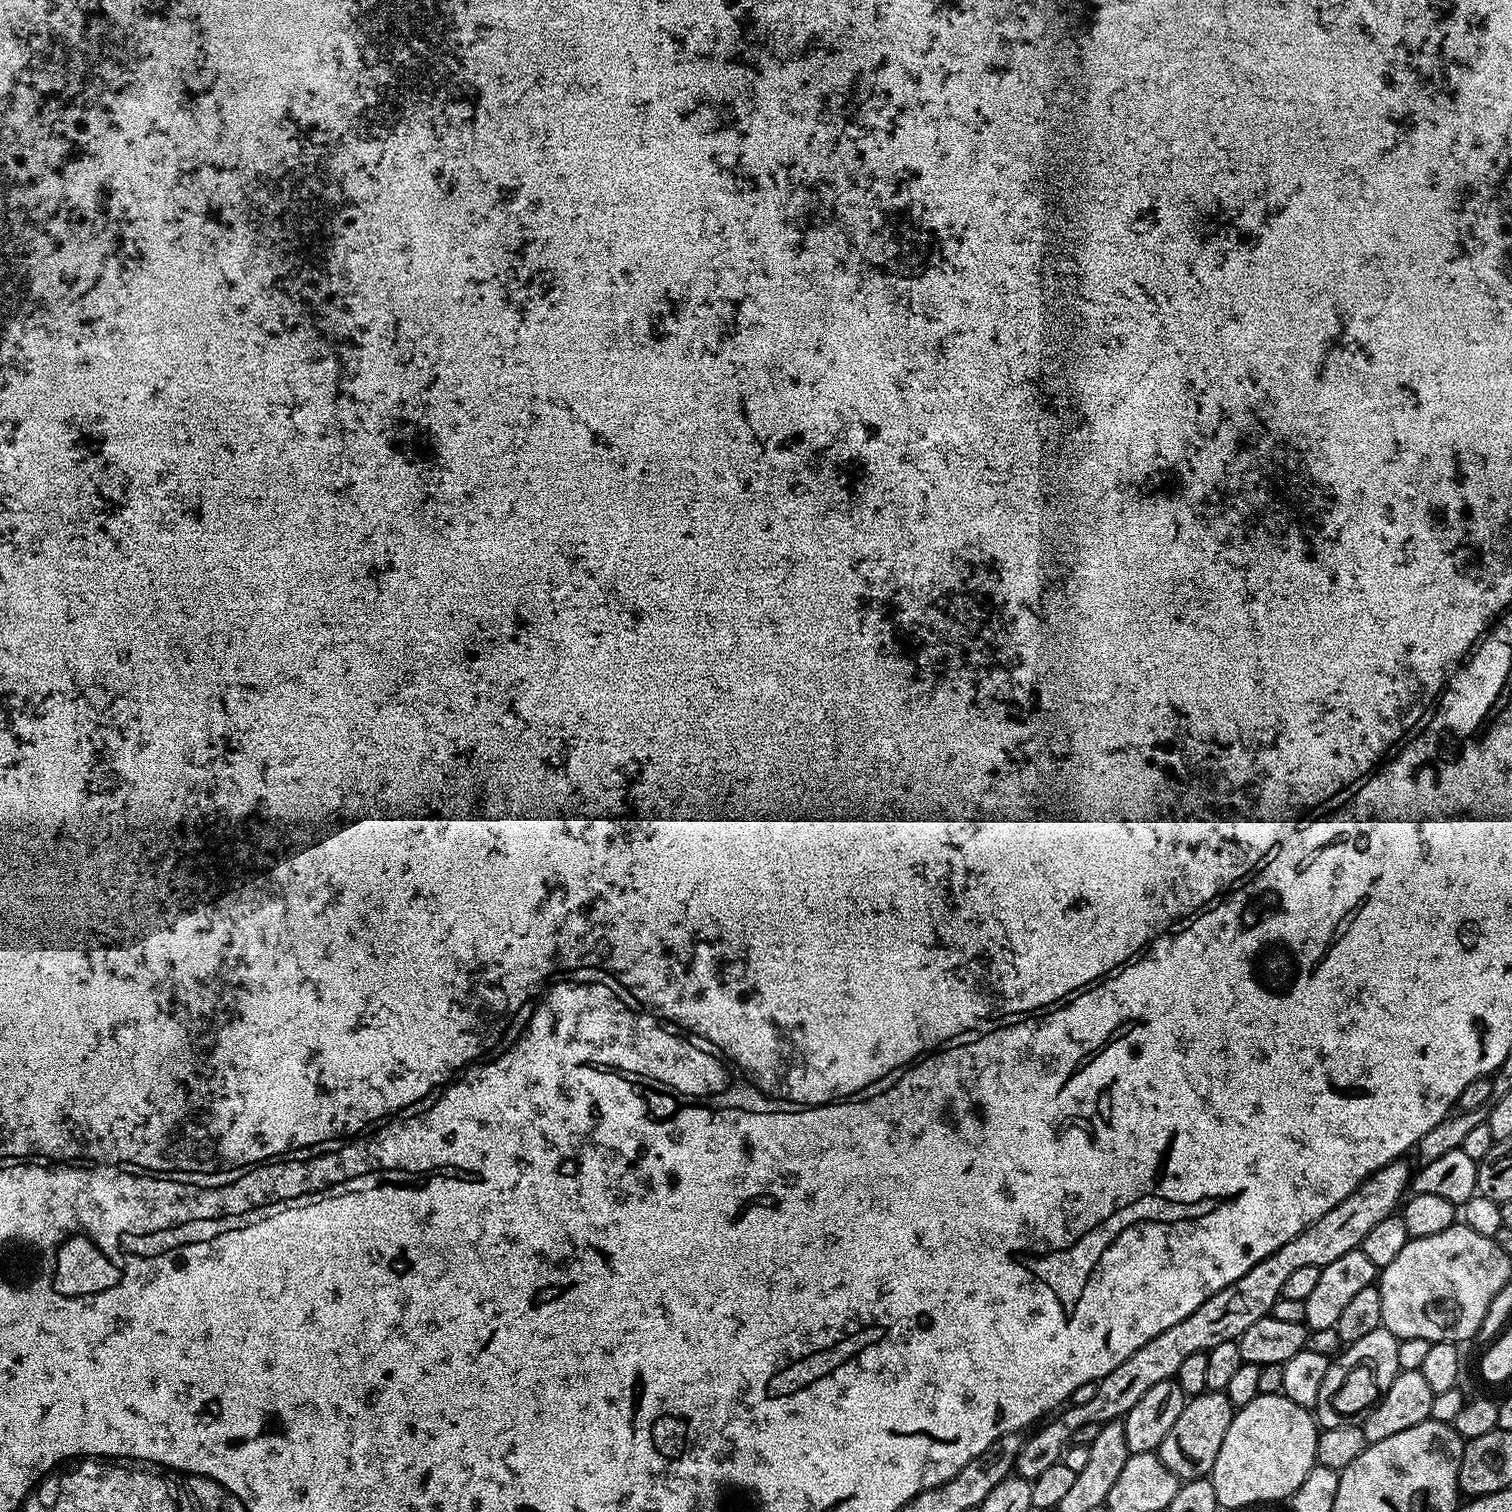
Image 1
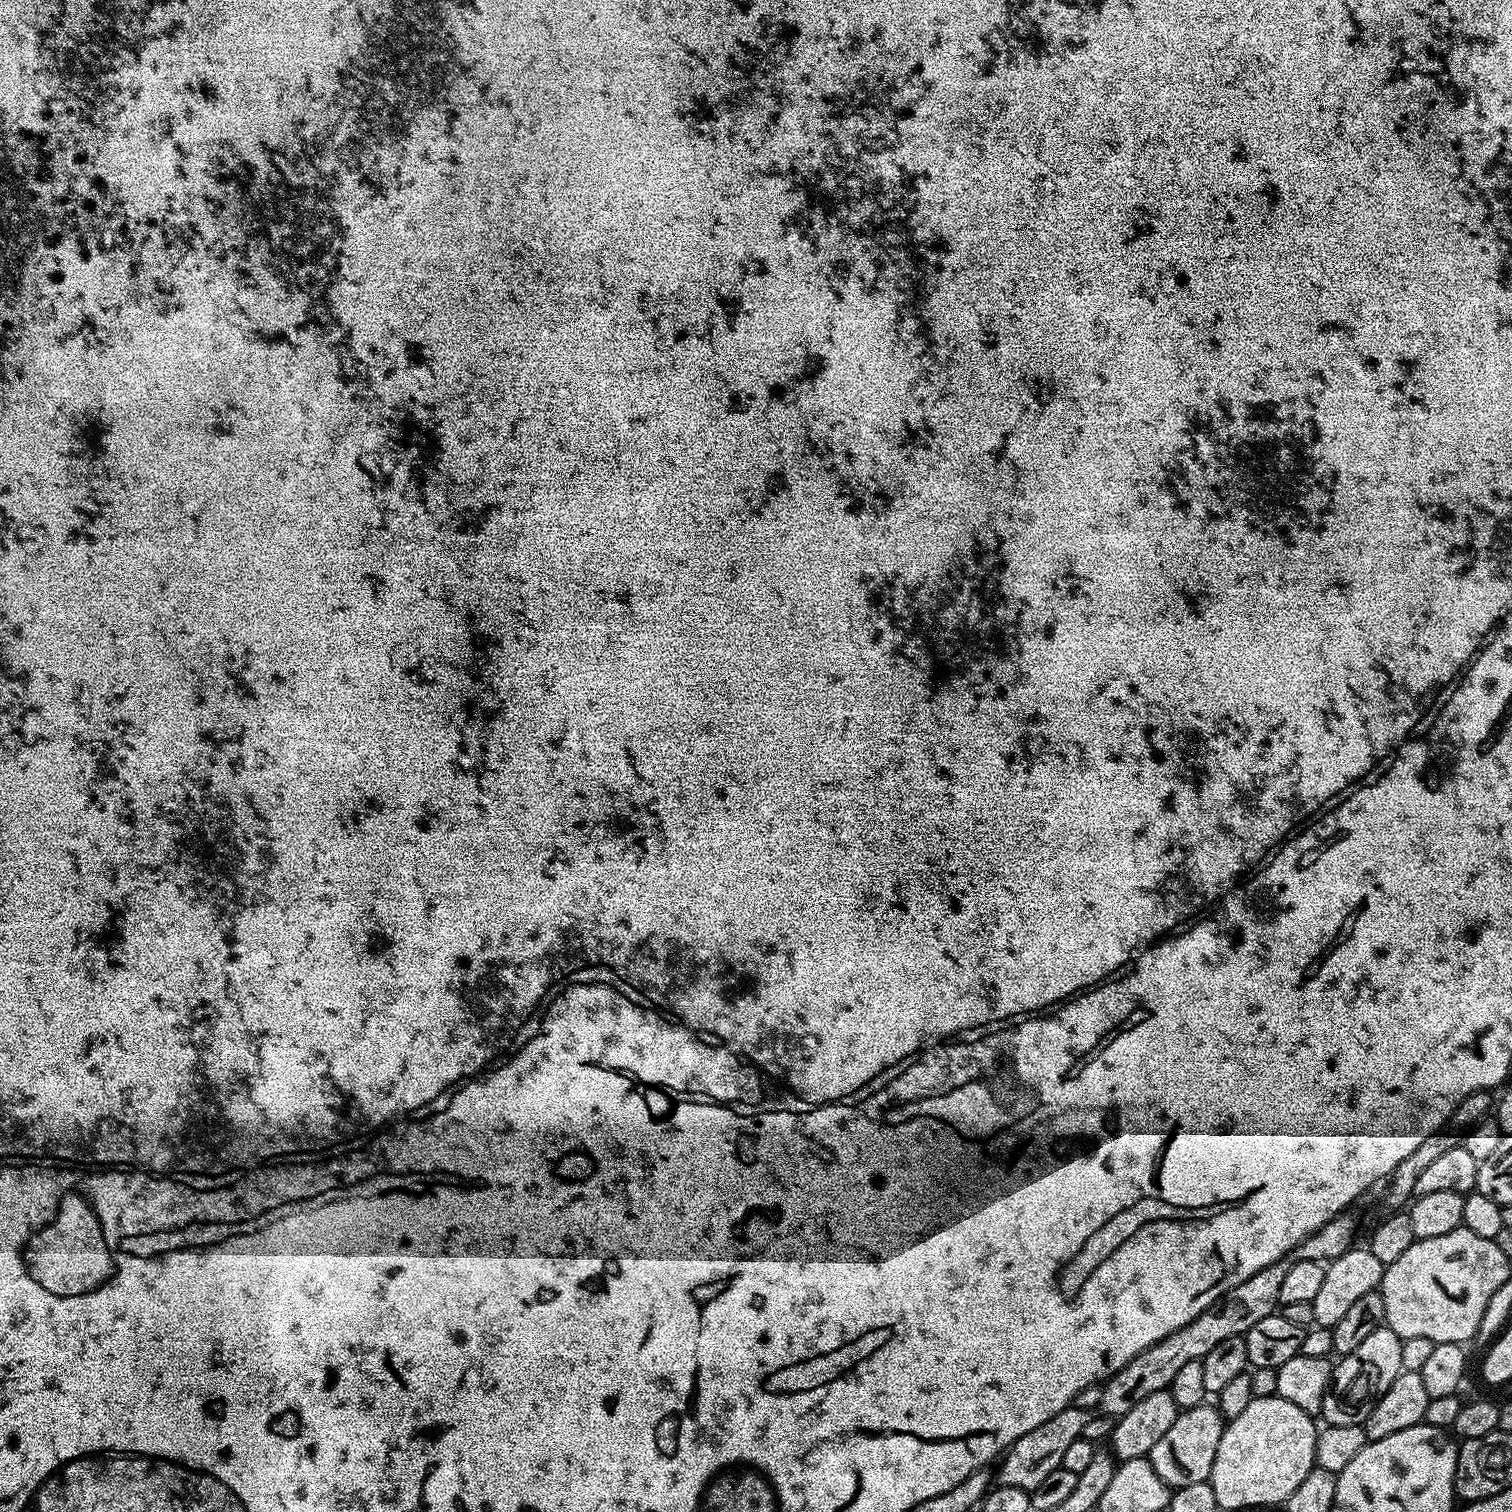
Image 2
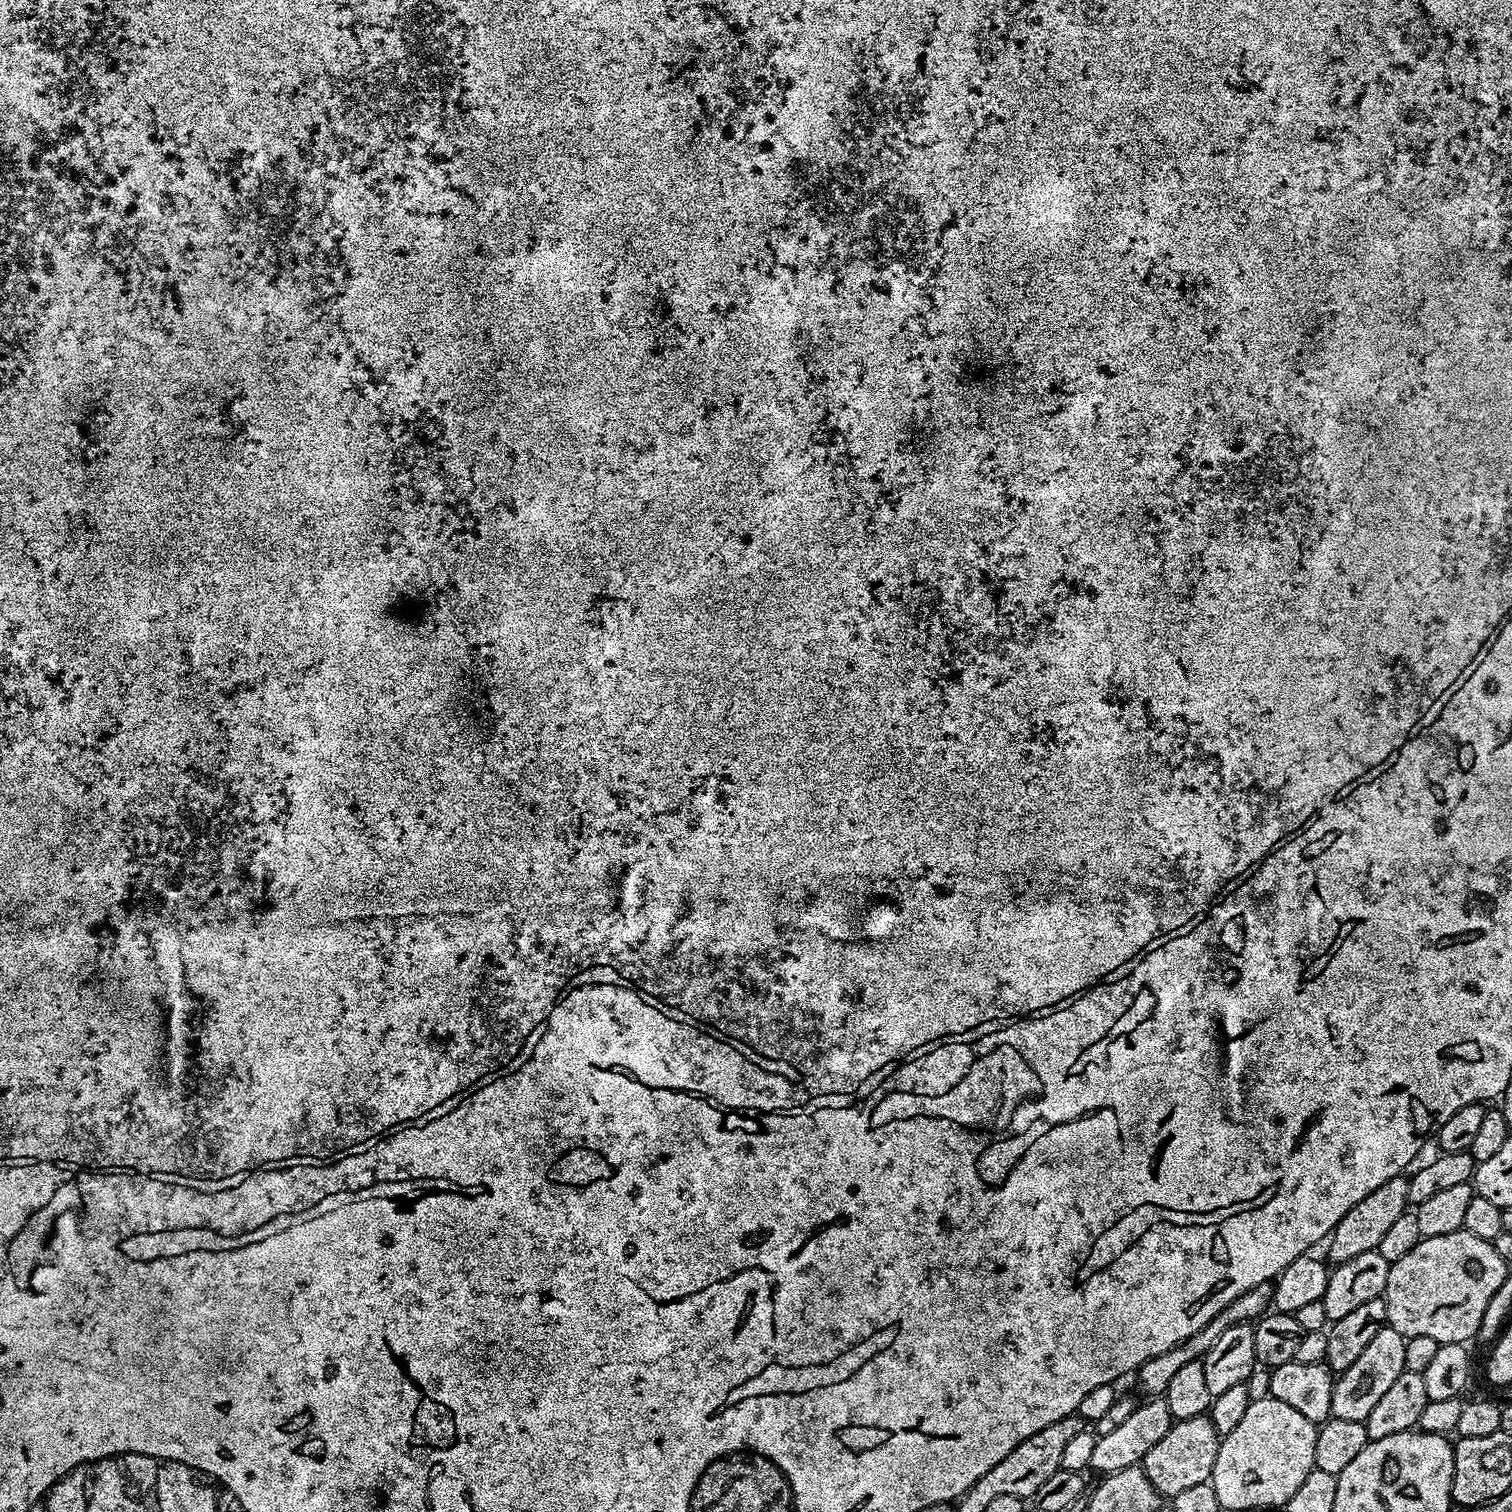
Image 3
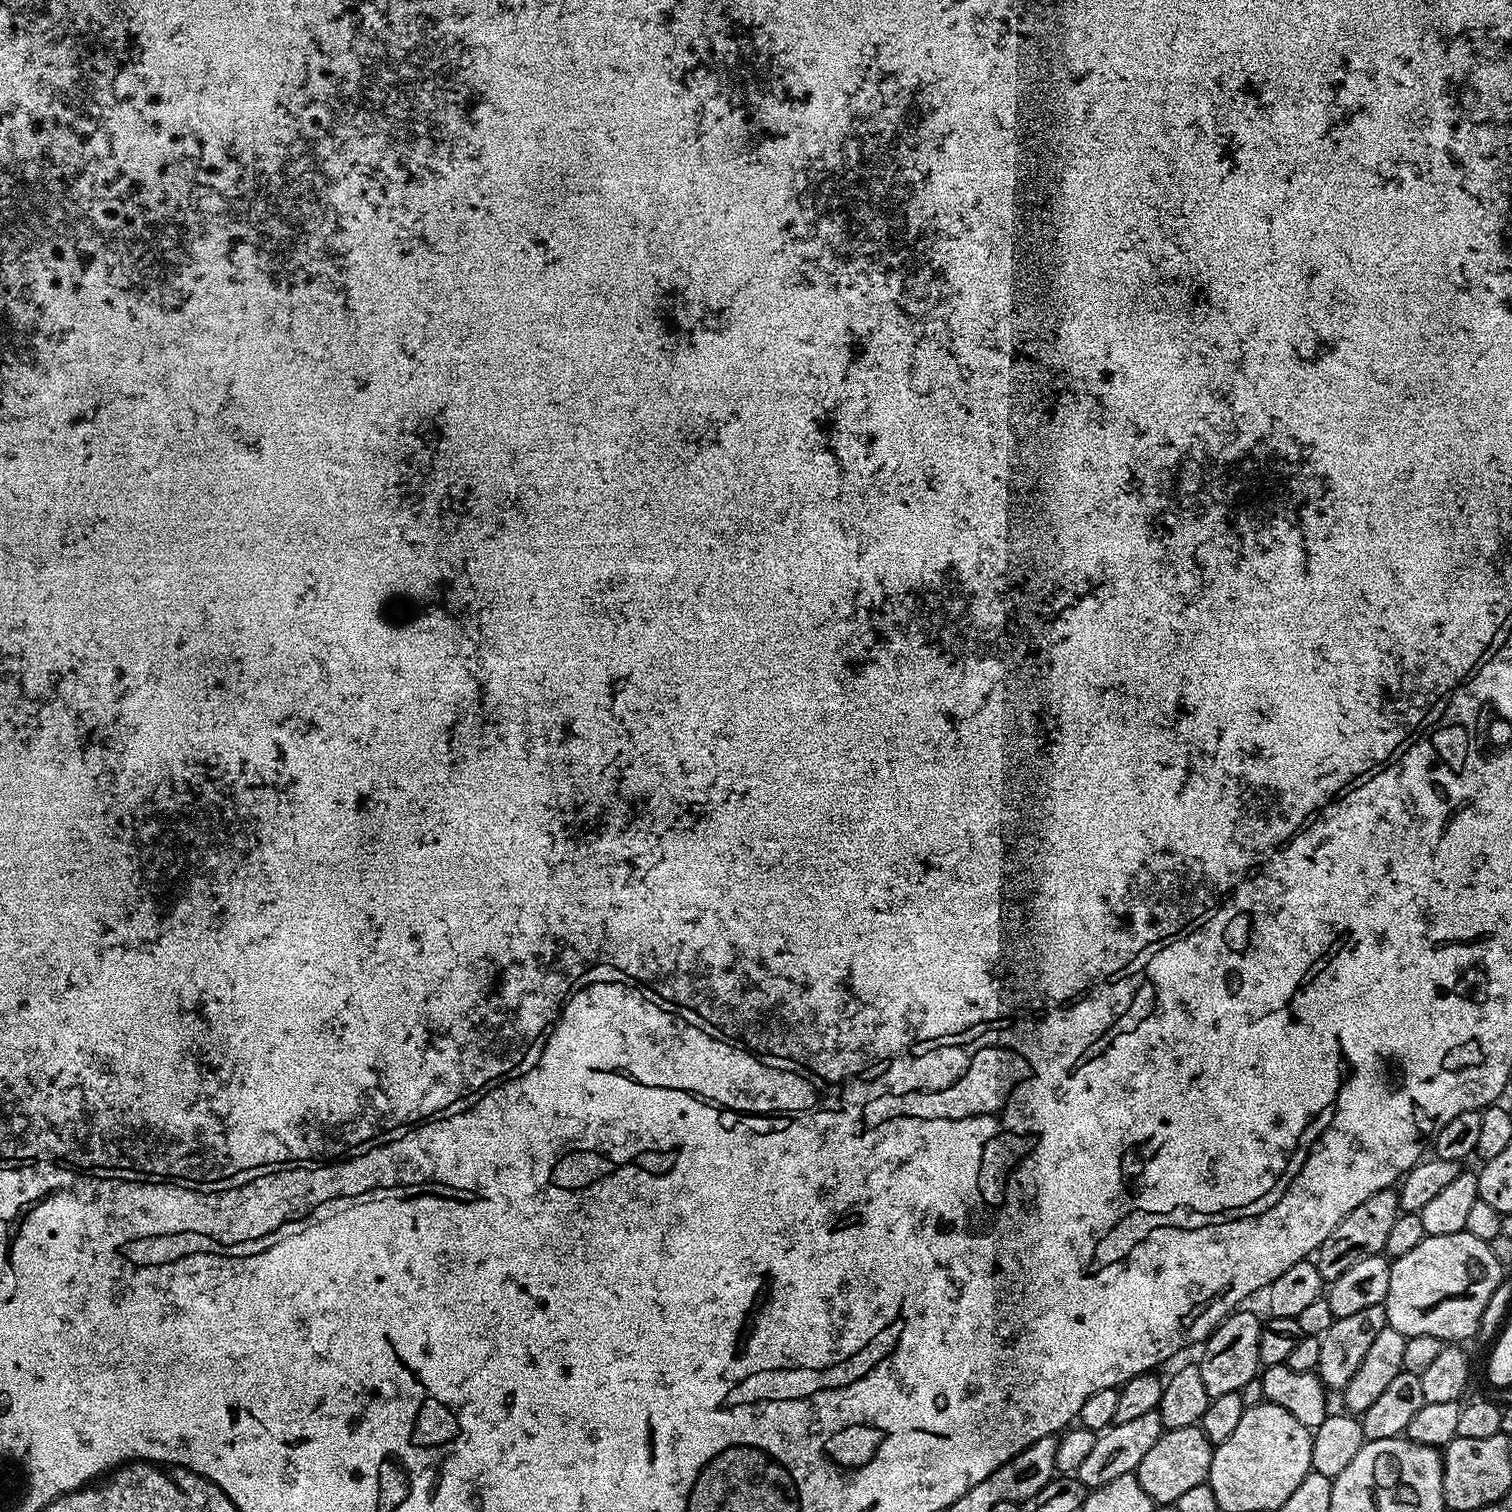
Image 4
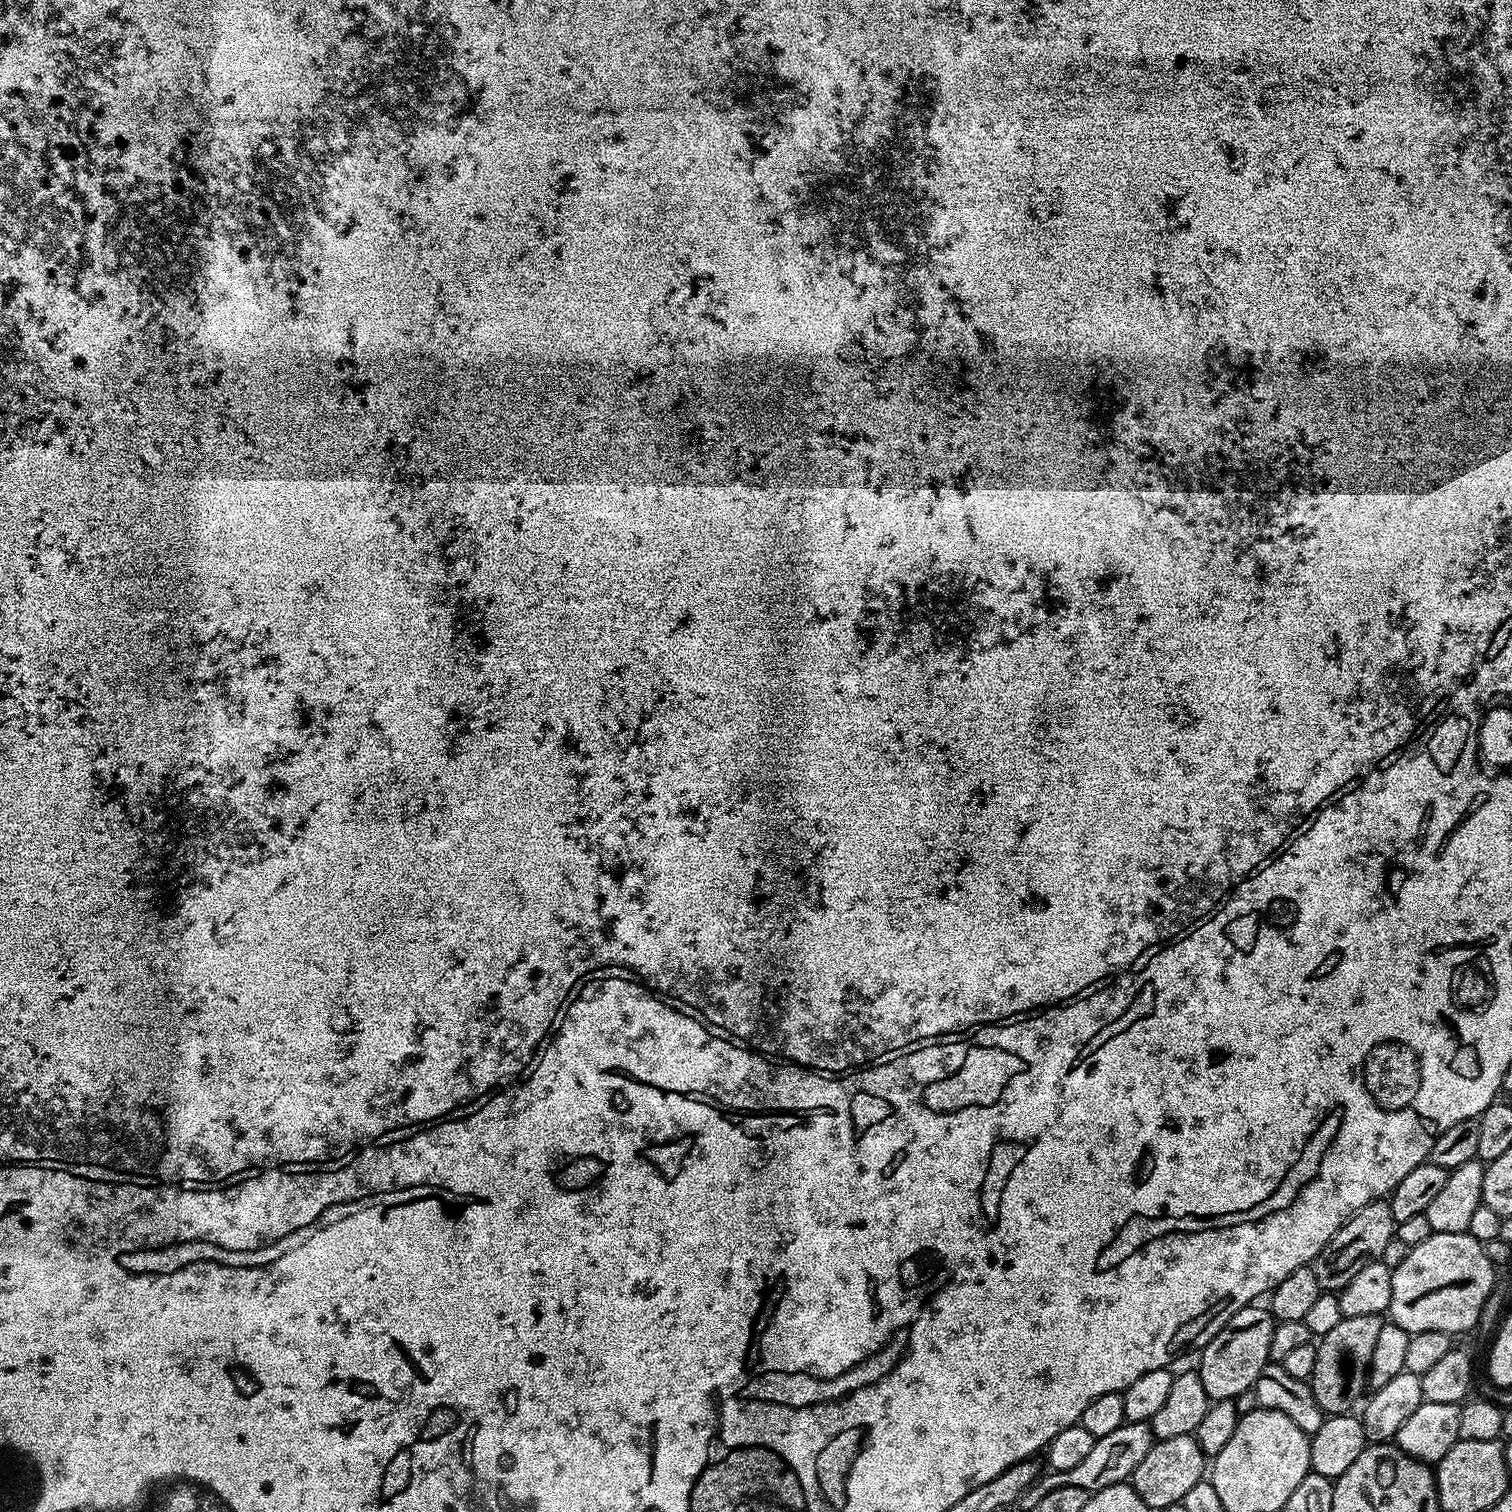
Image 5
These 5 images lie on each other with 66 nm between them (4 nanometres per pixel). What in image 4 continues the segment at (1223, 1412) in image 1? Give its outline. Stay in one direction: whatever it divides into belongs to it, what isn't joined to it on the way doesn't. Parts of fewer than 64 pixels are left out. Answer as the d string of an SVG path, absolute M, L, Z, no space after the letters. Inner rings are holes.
M1199 1426L1170 1428L1161 1434L1158 1442L1154 1442L1154 1447L1146 1454L1146 1458L1142 1458L1134 1474L1138 1482L1142 1482L1142 1490L1150 1494L1153 1505L1172 1506L1178 1498L1182 1498L1182 1494L1207 1481L1213 1451L1214 1446Z

